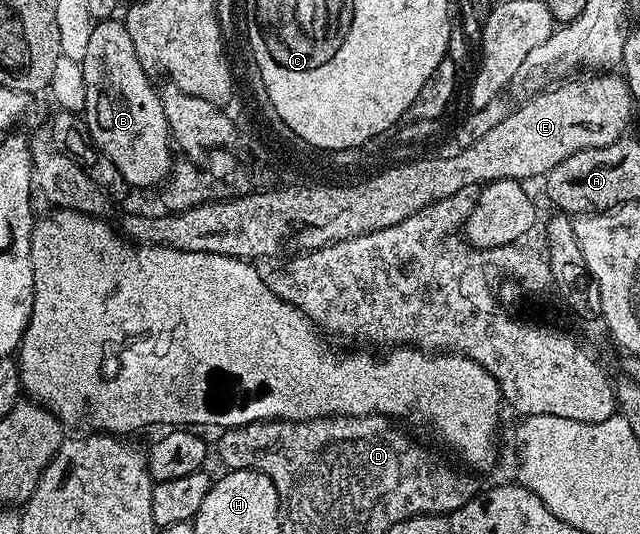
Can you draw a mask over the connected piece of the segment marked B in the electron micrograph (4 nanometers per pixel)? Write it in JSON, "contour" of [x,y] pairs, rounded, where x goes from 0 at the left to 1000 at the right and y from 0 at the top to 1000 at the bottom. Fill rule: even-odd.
{"contour":[[[153,39],[136,82],[136,105],[130,105],[125,120],[130,157],[136,157],[130,219],[147,270],[189,324],[188,339],[194,346],[208,352],[216,341],[220,348],[250,350],[273,309],[264,234],[261,217],[255,217],[247,163],[233,155],[238,154],[234,140],[228,139],[223,120],[217,120],[211,82],[205,82],[194,39]]]}

